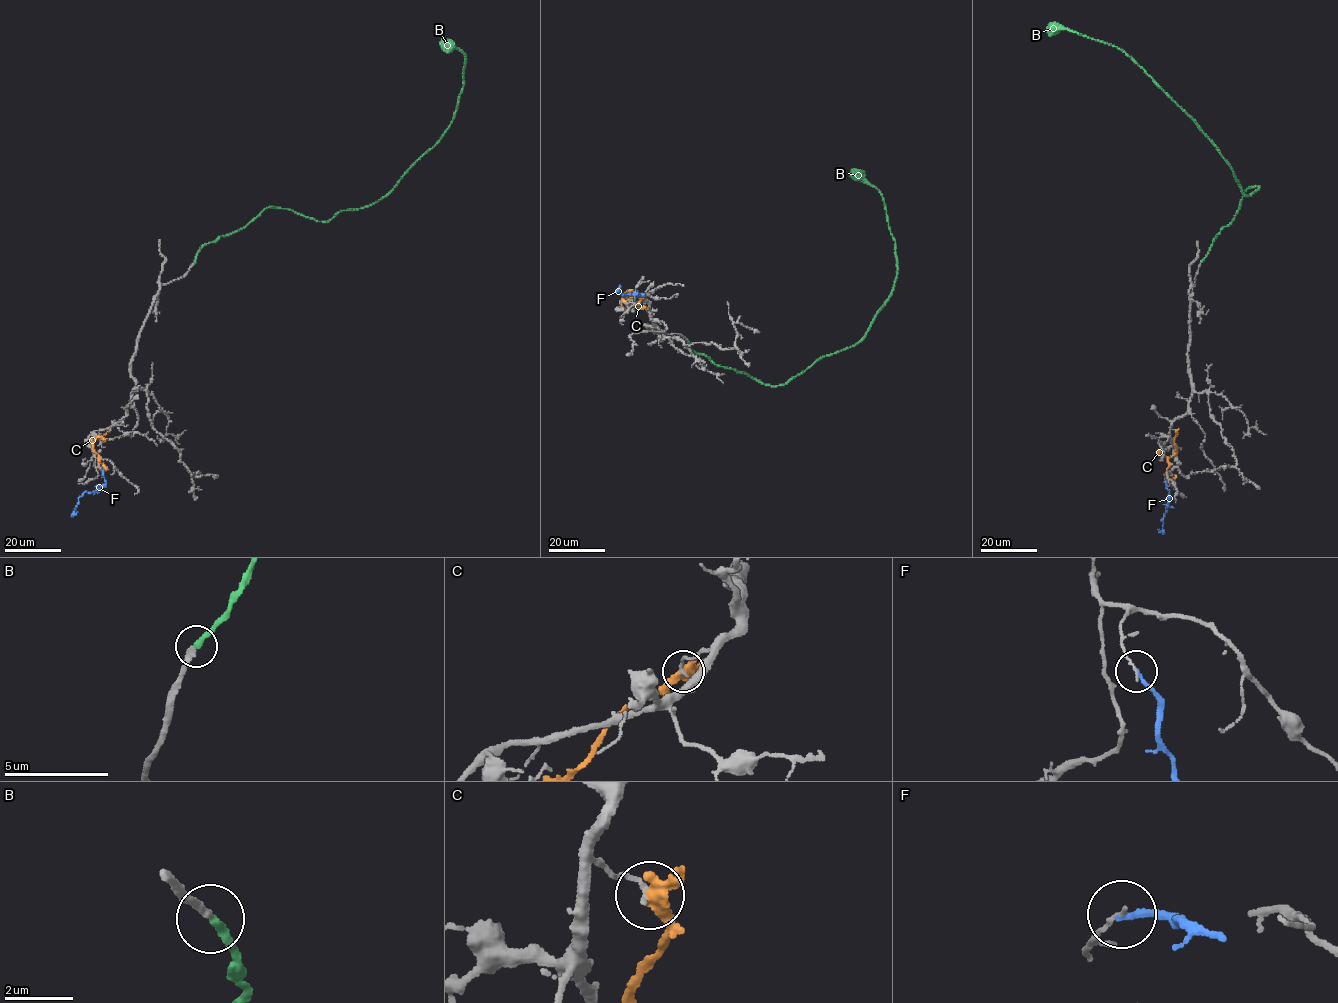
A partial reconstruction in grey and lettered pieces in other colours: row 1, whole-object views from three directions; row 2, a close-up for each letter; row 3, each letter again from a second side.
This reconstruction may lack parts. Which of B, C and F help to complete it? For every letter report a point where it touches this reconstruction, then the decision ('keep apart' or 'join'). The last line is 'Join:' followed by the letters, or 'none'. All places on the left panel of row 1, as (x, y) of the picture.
B: (193, 264) | join
C: (119, 421) | keep apart
F: (100, 467) | keep apart
Join: B

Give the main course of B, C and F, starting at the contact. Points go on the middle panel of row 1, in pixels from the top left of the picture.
B: (686, 340), (716, 365), (778, 386), (858, 343), (891, 294), (897, 261), (882, 195), (851, 170)
C: (644, 307), (625, 309), (621, 304), (631, 296), (639, 296), (639, 302), (635, 305)
F: (634, 294), (643, 295), (622, 295), (618, 290), (620, 285)

